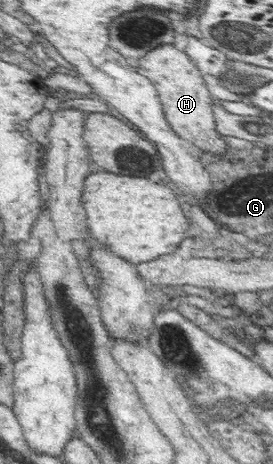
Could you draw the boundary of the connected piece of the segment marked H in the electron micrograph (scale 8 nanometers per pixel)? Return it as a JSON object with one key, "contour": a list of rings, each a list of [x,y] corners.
{"contour":[[[161,44],[149,50],[140,58],[135,68],[139,74],[147,77],[155,90],[162,105],[164,116],[172,130],[184,140],[189,140],[200,151],[207,151],[217,156],[223,156],[229,148],[223,144],[221,134],[217,131],[213,113],[213,97],[207,89],[202,72],[189,59],[185,51],[178,50],[171,44]]]}

